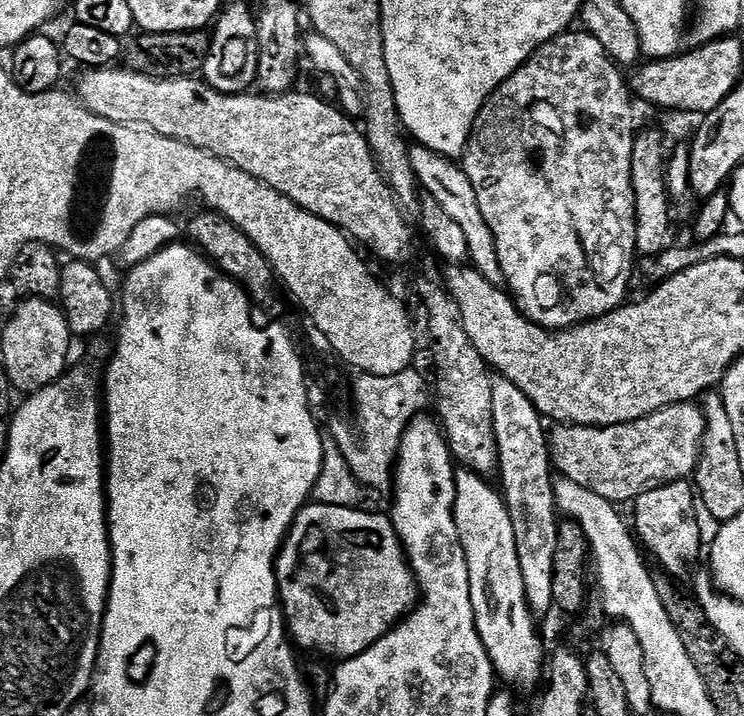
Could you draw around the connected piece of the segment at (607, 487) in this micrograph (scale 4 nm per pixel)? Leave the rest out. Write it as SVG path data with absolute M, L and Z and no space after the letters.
M689 402L686 404L671 404L654 414L650 414L646 418L638 418L634 422L626 422L618 426L591 428L590 426L582 426L581 424L560 424L553 428L556 429L551 429L550 432L550 455L555 471L565 480L578 482L578 486L586 486L586 490L598 494L598 498L606 498L611 504L624 506L627 500L628 503L636 501L647 488L671 484L673 480L688 480L695 473L696 463L700 461L700 447L702 446L702 438L704 437L704 414L695 403Z

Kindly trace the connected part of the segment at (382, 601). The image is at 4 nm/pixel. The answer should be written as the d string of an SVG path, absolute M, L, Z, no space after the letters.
M315 502L305 504L288 529L276 557L276 591L280 594L289 637L301 649L313 648L316 652L337 656L335 659L340 662L374 646L374 642L383 638L416 607L421 597L416 575L408 564L391 519L387 515L364 511Z

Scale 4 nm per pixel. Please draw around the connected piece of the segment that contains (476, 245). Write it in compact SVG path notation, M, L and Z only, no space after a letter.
M413 143L409 147L408 153L410 154L410 166L416 175L417 185L427 195L432 196L434 202L438 202L438 206L442 206L442 210L446 210L447 216L462 229L466 238L466 250L471 267L475 268L478 274L482 274L482 278L486 278L486 282L497 286L503 285L504 275L502 274L502 266L498 262L498 246L494 246L494 234L490 234L490 226L486 226L486 218L482 218L482 209L478 206L478 194L474 194L474 185L470 183L470 178L464 173L463 167L453 157L438 154L427 148L425 144Z

